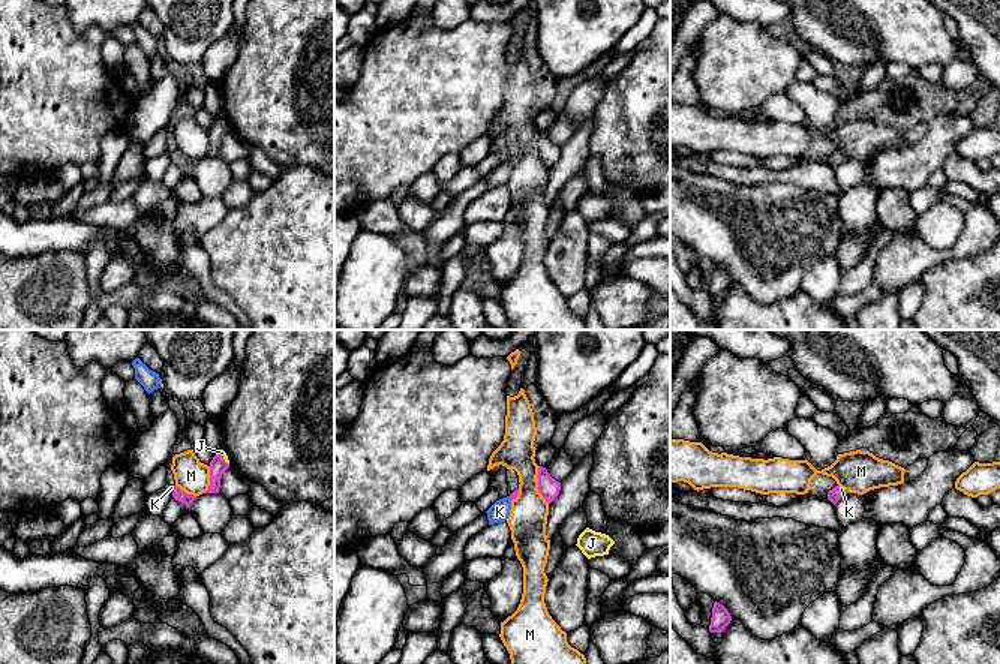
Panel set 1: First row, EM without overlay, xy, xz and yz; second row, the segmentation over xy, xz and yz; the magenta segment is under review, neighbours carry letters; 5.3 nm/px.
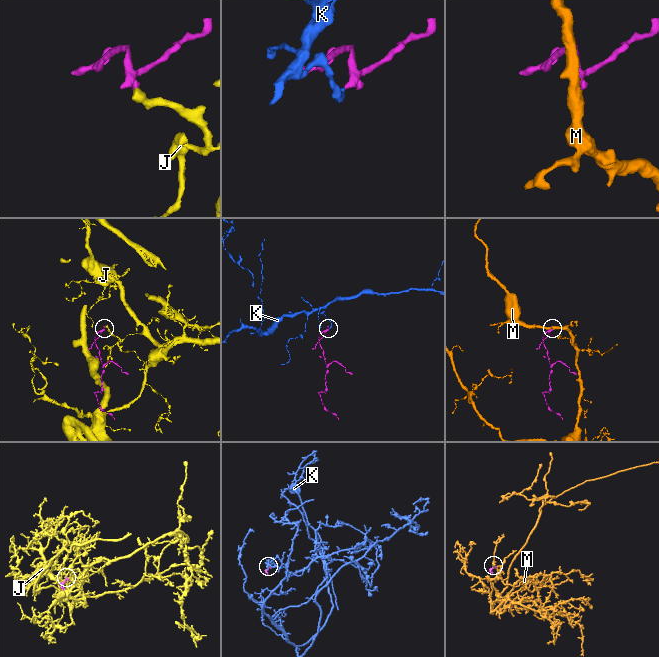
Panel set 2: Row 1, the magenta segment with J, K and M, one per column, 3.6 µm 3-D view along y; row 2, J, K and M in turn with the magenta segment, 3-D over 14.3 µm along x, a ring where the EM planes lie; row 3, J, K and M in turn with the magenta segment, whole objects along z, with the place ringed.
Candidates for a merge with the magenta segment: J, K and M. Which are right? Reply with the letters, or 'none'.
K

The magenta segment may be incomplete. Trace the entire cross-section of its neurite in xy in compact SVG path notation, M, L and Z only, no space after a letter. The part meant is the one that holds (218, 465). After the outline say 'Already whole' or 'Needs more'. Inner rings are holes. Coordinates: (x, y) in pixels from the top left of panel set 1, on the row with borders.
M216 454L210 462L210 486L205 493L219 493L222 474L229 468L229 463L223 460L223 456Z. Already whole

